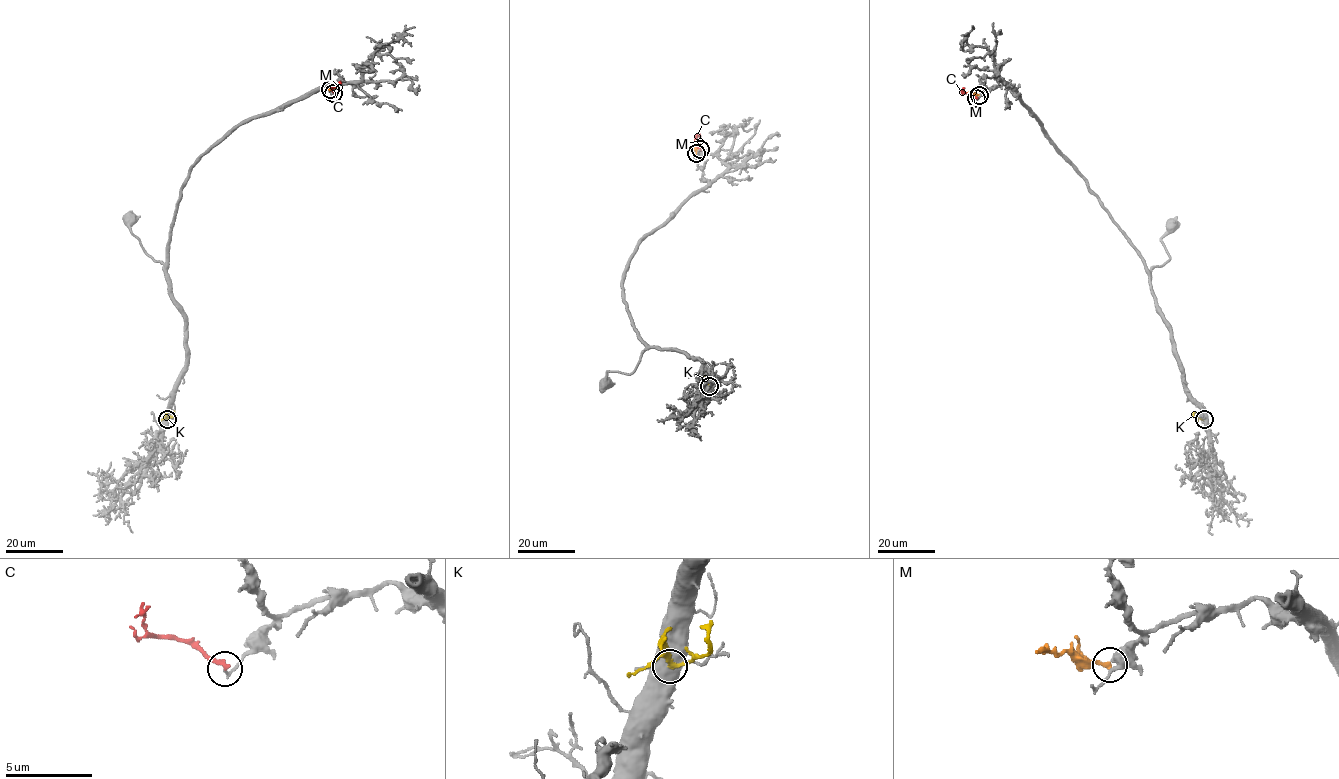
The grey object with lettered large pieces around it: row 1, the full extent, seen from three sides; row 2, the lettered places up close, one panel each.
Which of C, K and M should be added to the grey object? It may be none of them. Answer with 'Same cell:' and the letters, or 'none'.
Same cell: M

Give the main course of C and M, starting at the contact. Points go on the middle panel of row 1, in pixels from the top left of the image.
C: (700, 149), (695, 139), (700, 137)
M: (696, 154), (702, 139)

